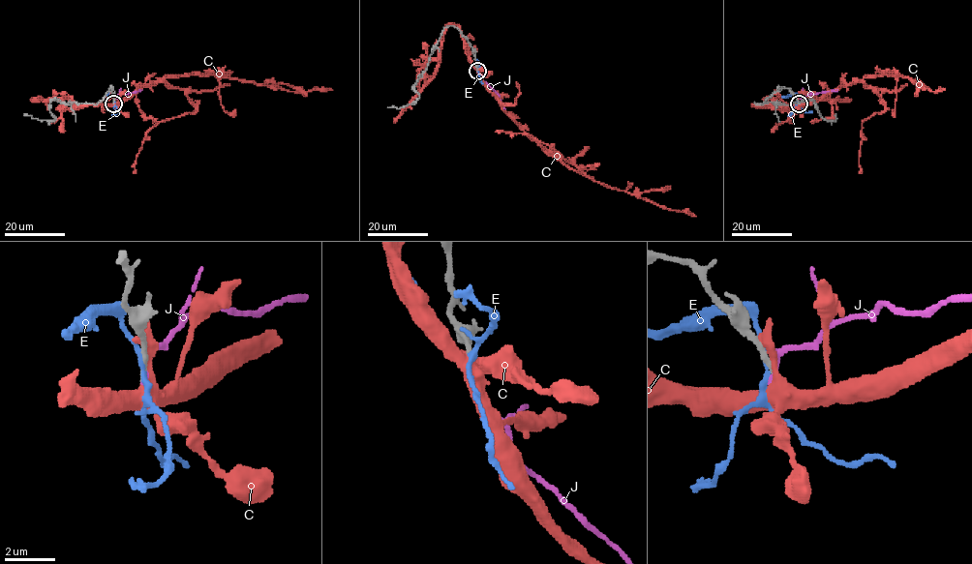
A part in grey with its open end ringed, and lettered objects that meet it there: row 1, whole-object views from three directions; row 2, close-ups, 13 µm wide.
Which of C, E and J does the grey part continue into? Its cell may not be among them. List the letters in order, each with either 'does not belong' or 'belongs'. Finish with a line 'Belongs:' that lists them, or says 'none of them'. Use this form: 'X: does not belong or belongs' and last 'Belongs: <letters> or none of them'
C: does not belong
E: does not belong
J: does not belong
Belongs: none of them

